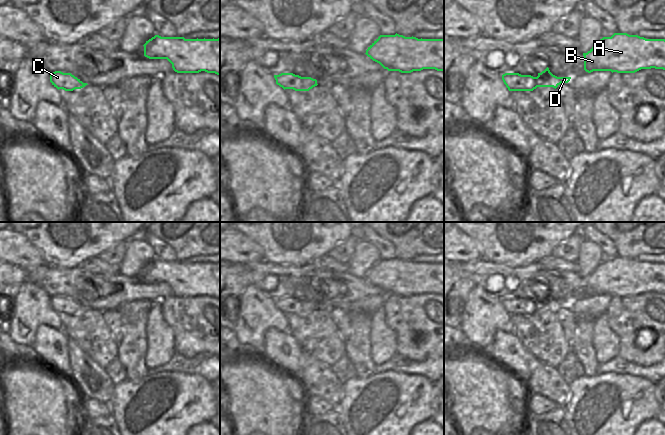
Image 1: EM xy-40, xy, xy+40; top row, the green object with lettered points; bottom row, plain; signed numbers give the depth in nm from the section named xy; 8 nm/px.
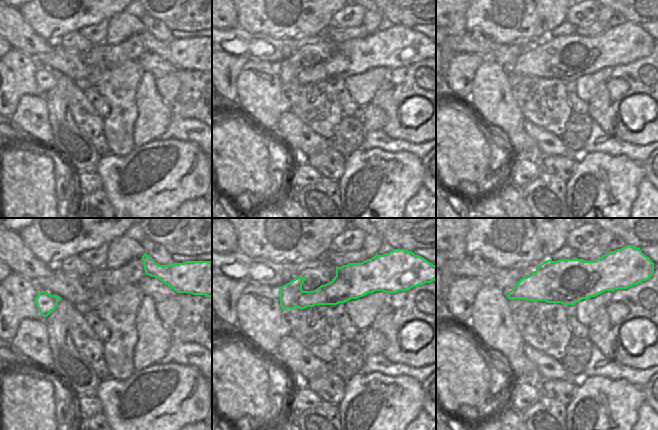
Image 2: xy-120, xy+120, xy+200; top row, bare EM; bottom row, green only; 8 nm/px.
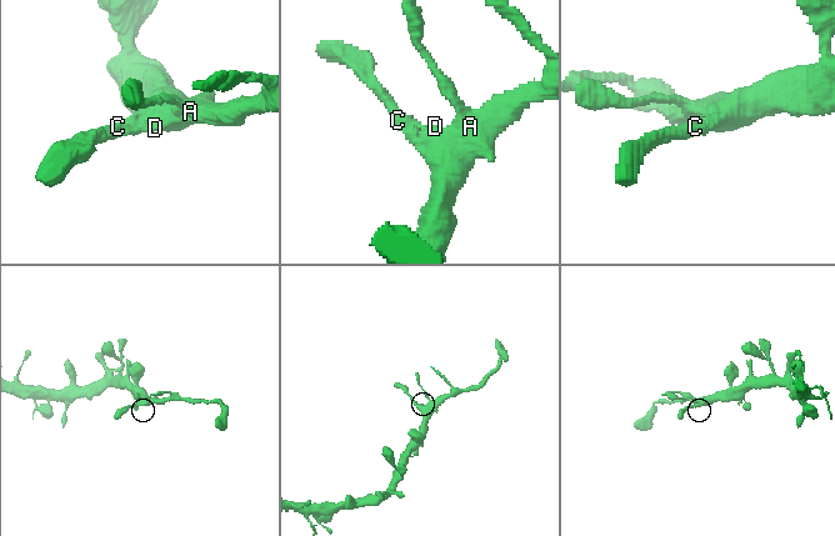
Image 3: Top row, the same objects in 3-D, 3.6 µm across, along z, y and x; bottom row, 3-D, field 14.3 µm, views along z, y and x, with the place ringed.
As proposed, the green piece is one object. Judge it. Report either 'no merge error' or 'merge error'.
no merge error

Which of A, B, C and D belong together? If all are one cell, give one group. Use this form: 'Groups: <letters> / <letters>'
Groups: A B C D

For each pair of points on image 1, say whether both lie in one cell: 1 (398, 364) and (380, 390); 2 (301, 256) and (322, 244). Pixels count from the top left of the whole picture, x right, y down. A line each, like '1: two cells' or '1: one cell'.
1: two cells
2: one cell

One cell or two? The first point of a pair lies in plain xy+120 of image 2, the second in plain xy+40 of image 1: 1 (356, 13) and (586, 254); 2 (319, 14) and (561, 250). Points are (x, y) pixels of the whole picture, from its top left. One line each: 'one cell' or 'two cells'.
1: two cells
2: two cells

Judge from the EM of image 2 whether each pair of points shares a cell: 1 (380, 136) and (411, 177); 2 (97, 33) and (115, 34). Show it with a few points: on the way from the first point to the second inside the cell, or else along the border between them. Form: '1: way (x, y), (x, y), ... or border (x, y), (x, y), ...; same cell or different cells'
1: border (369, 148), (408, 151), (415, 156); different cells
2: border (108, 19), (108, 33), (103, 42); different cells

